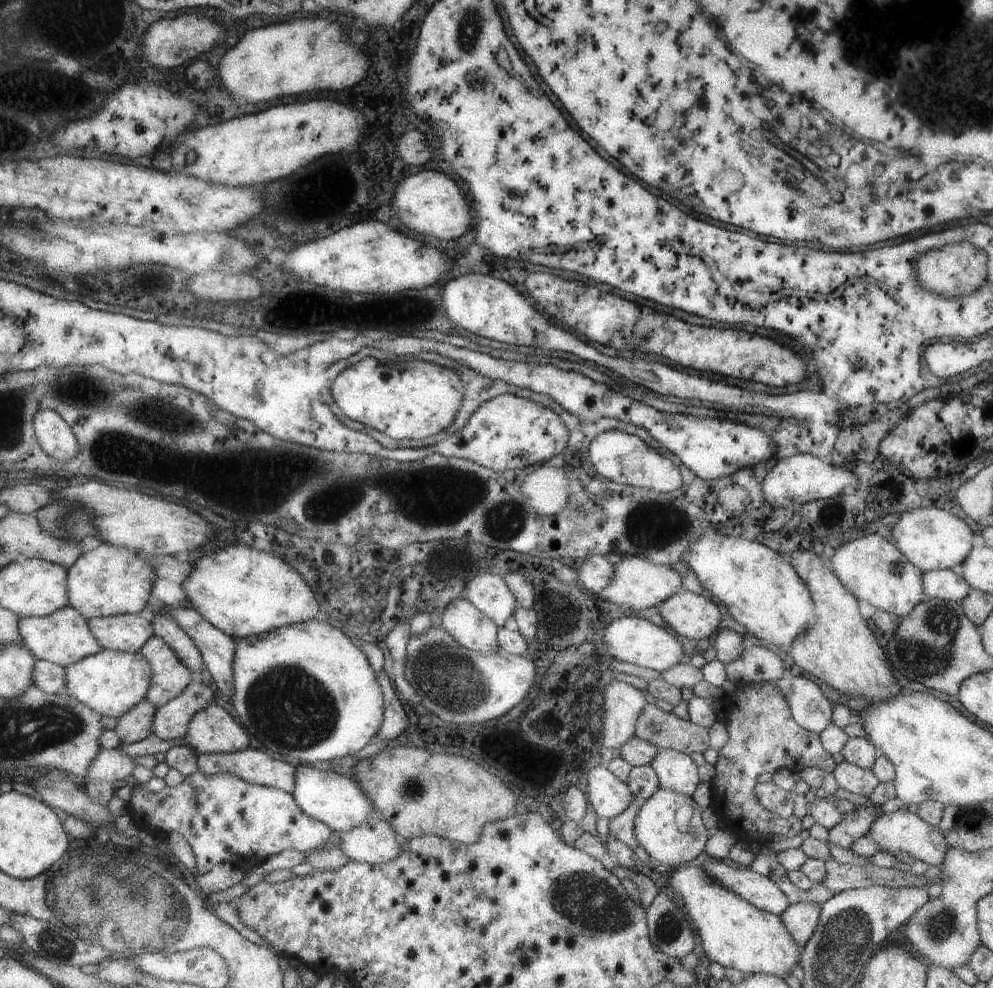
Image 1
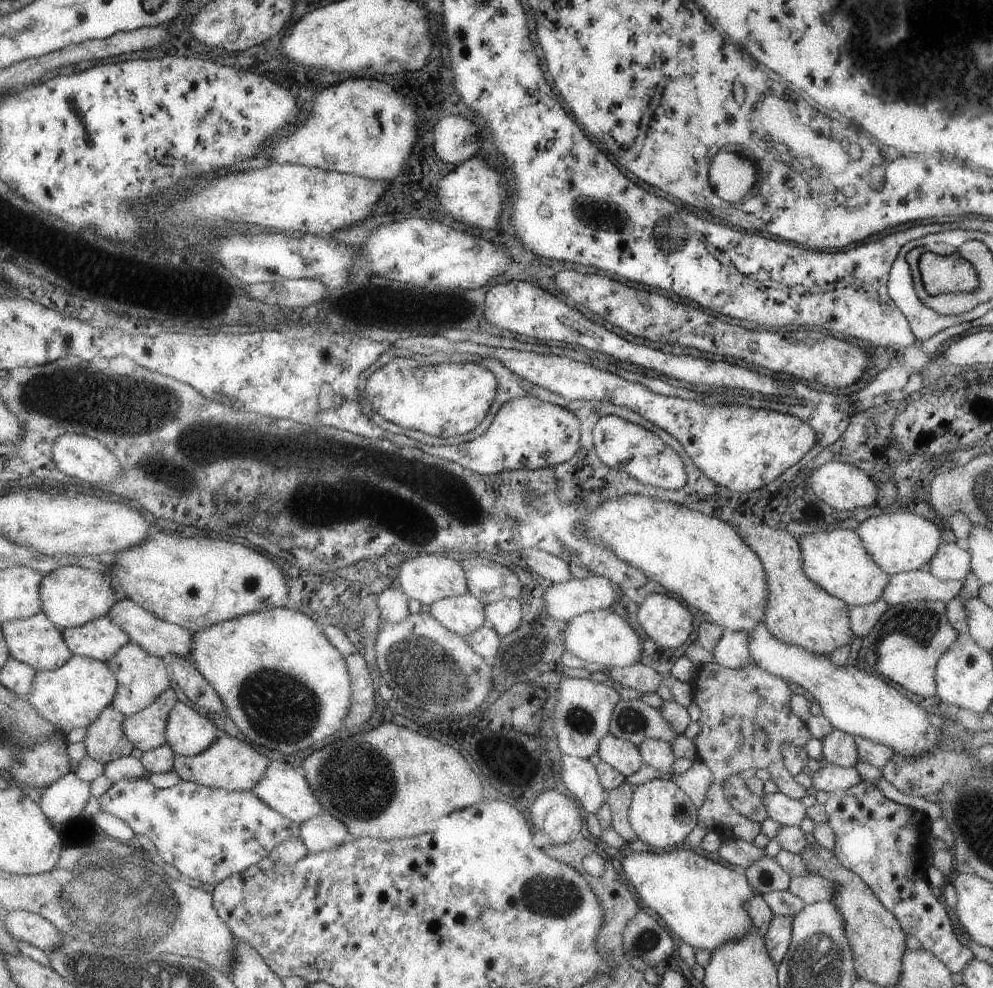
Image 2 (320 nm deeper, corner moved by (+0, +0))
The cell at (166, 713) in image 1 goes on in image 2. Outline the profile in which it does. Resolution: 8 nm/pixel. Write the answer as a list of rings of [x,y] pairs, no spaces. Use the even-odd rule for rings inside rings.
[[[169,688],[150,707],[126,718],[123,728],[134,748],[152,751],[167,743],[170,712],[178,702],[175,690]]]

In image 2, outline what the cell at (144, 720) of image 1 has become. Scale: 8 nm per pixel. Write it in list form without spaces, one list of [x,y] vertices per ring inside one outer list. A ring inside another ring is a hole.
[[[112,704],[88,727],[84,744],[87,755],[104,765],[126,757],[133,752],[134,744],[126,735],[123,723],[126,716]]]

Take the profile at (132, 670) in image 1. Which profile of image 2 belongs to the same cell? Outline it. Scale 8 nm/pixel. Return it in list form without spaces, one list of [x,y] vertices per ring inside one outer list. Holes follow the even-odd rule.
[[[73,655],[61,668],[50,671],[37,671],[32,684],[32,691],[28,699],[35,705],[37,712],[52,722],[58,730],[68,735],[77,727],[88,728],[102,714],[103,710],[111,706],[119,683],[114,670],[106,662],[101,662],[91,657]]]

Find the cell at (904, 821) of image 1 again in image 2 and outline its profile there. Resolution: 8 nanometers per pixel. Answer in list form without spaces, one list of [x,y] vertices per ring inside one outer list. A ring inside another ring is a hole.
[[[859,782],[857,784],[851,785],[849,788],[843,790],[837,790],[830,793],[827,793],[827,799],[822,804],[824,812],[826,813],[827,824],[831,827],[832,835],[834,836],[834,845],[832,848],[832,853],[835,855],[835,858],[839,861],[839,864],[854,872],[859,878],[873,891],[873,894],[879,899],[879,902],[889,911],[895,920],[899,923],[899,926],[902,928],[902,931],[905,935],[913,935],[917,938],[921,944],[921,948],[926,951],[932,952],[935,955],[935,958],[938,958],[946,967],[947,970],[952,972],[960,972],[960,970],[974,957],[973,953],[969,950],[969,947],[963,946],[959,940],[953,934],[953,929],[951,928],[951,922],[949,921],[949,916],[947,915],[947,910],[941,905],[941,903],[931,895],[931,886],[927,881],[926,868],[929,866],[927,862],[928,853],[930,852],[929,846],[929,824],[930,821],[922,814],[921,811],[915,810],[909,805],[900,805],[889,799],[887,799],[881,791],[874,788],[867,782]]]

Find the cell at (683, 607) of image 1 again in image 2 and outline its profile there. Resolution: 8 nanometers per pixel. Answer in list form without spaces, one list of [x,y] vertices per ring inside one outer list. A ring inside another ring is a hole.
[[[648,594],[635,612],[637,624],[659,648],[674,649],[687,640],[691,616],[686,607],[665,594]]]

